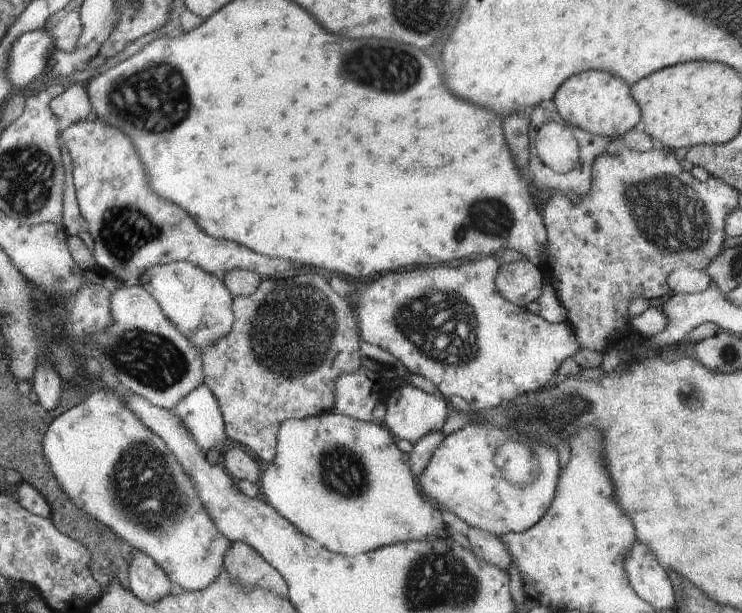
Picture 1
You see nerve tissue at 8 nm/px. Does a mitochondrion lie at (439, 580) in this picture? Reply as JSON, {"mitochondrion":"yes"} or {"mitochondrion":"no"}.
{"mitochondrion":"yes"}

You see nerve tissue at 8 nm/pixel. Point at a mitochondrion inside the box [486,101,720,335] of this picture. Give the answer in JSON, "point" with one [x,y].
{"point":[677,222]}

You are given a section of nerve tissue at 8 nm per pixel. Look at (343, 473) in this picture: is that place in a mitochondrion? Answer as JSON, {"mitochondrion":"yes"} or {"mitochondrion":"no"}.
{"mitochondrion":"yes"}

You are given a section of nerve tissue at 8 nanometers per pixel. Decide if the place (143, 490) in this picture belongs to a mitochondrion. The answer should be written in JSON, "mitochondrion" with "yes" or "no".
{"mitochondrion":"yes"}

